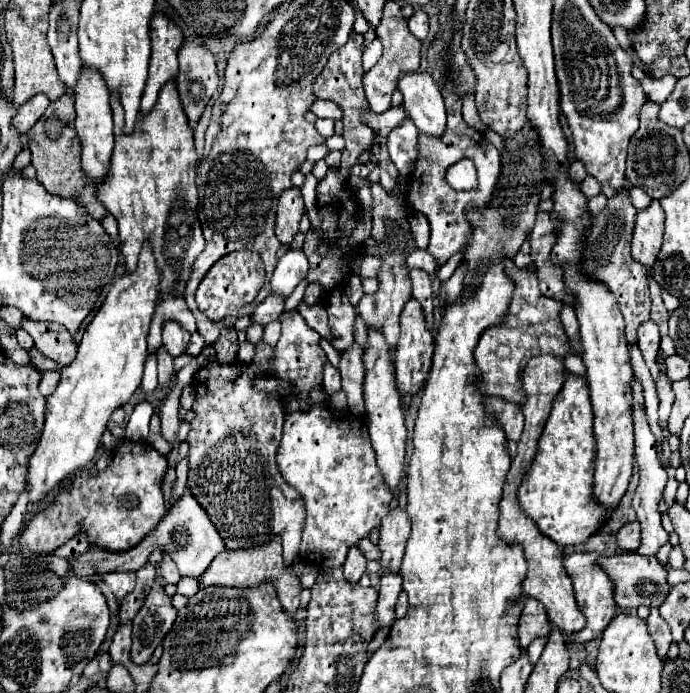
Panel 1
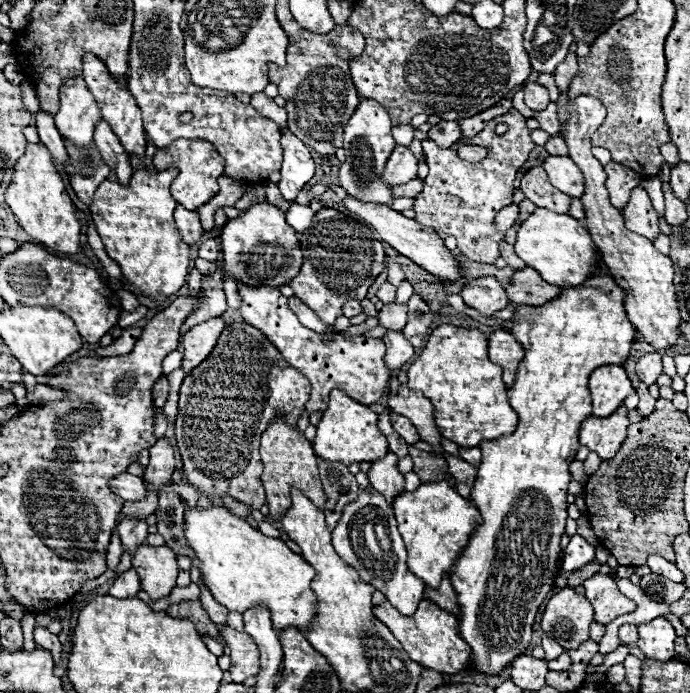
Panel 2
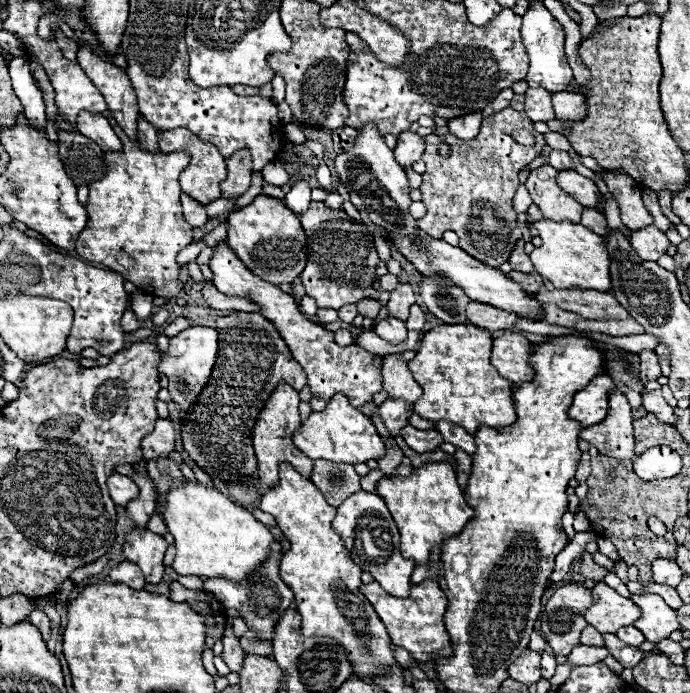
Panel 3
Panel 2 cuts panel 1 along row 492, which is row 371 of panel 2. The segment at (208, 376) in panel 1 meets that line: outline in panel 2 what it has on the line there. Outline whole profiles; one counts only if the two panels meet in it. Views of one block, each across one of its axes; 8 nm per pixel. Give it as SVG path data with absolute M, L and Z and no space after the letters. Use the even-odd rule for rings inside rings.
M230 322L218 338L212 354L196 366L180 388L180 408L176 416L176 440L178 450L184 460L184 472L192 486L200 492L206 492L214 498L222 494L230 494L238 502L248 504L250 508L260 508L266 502L264 486L260 482L262 462L258 454L260 434L266 430L270 420L284 418L288 424L296 426L300 412L310 396L310 382L298 370L292 370L288 362L284 362L282 354L256 330L246 322Z

